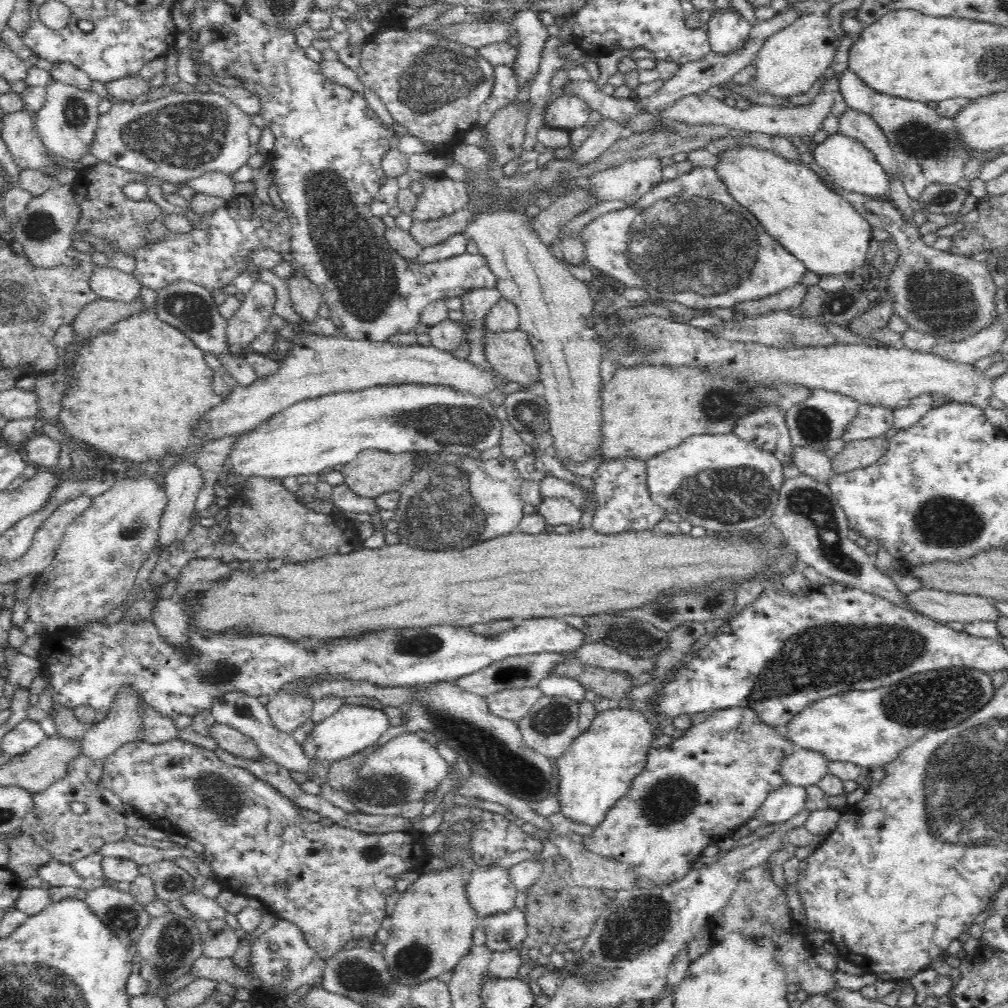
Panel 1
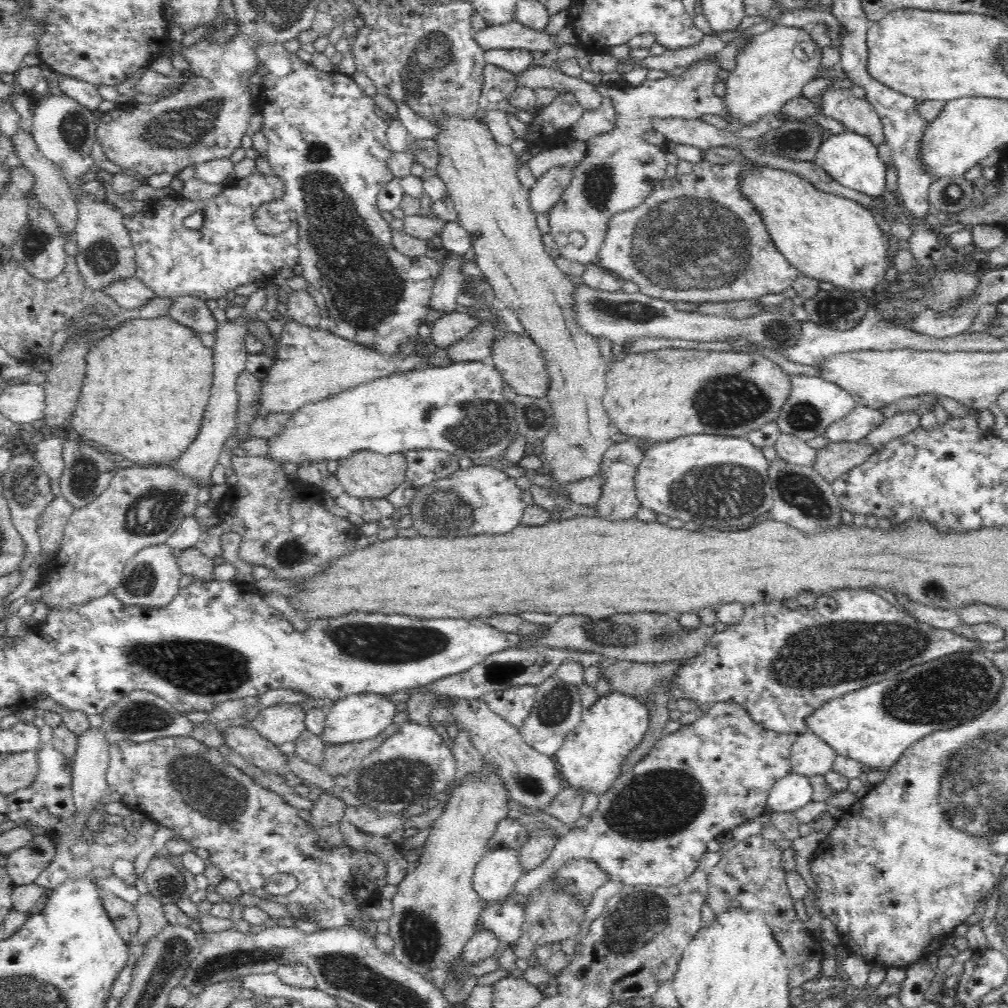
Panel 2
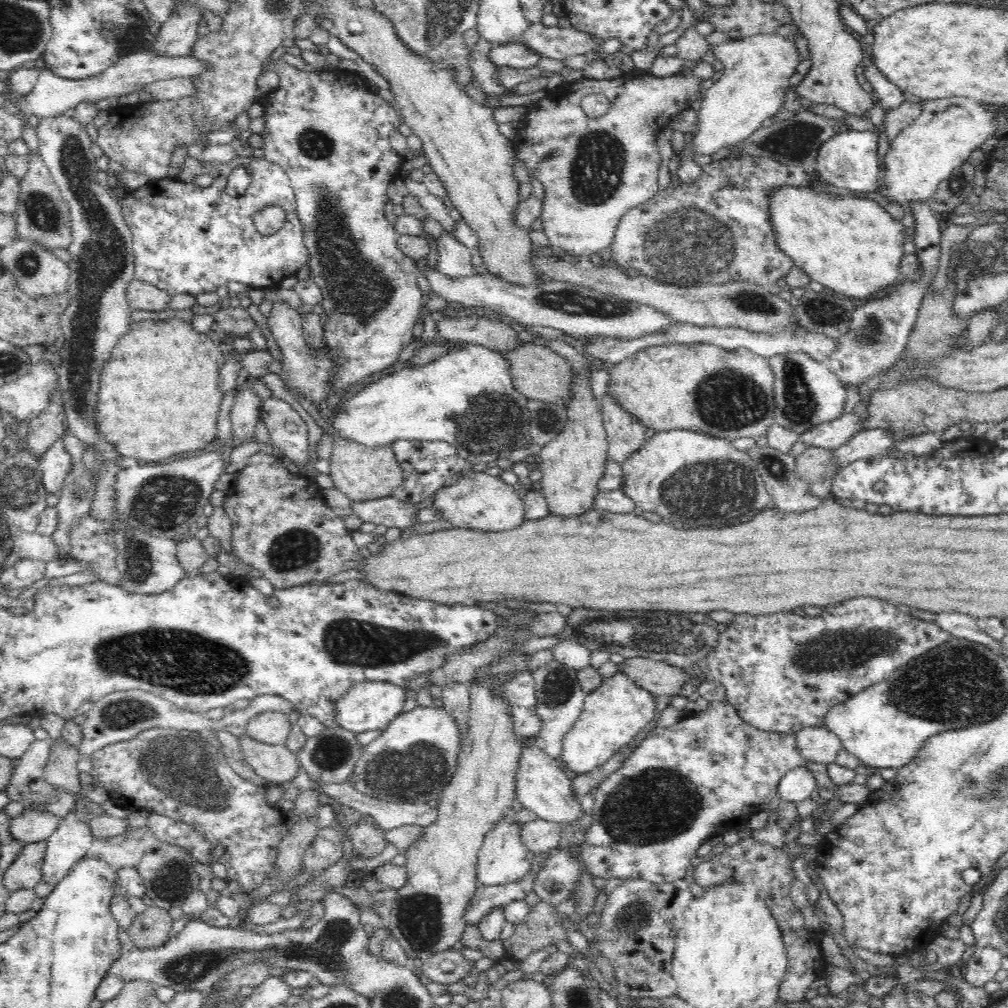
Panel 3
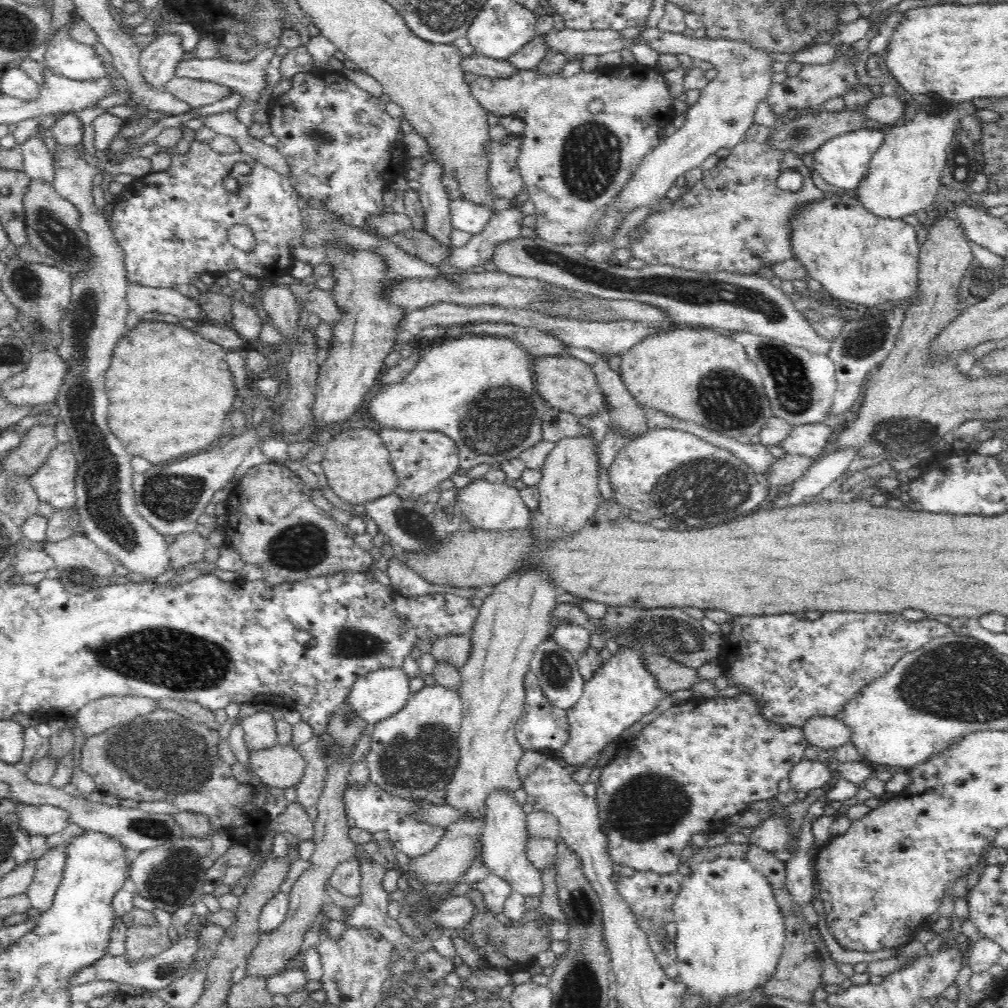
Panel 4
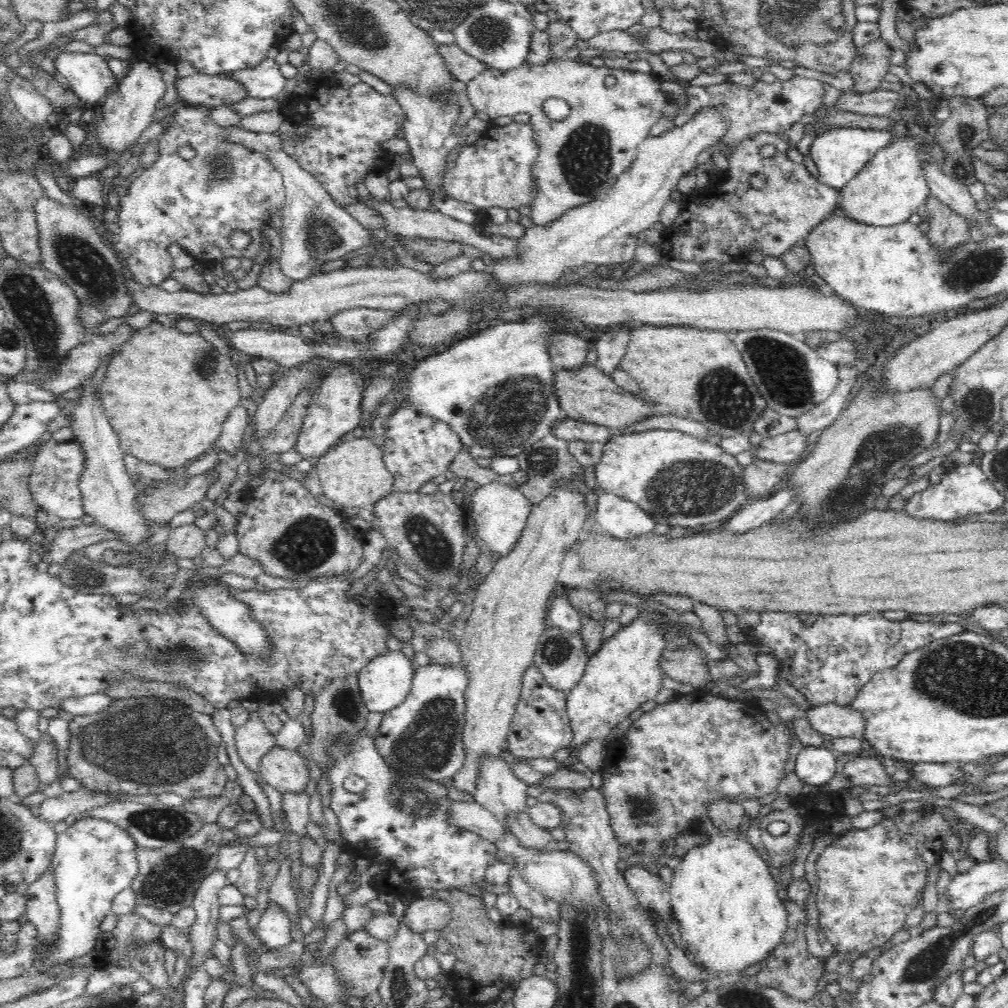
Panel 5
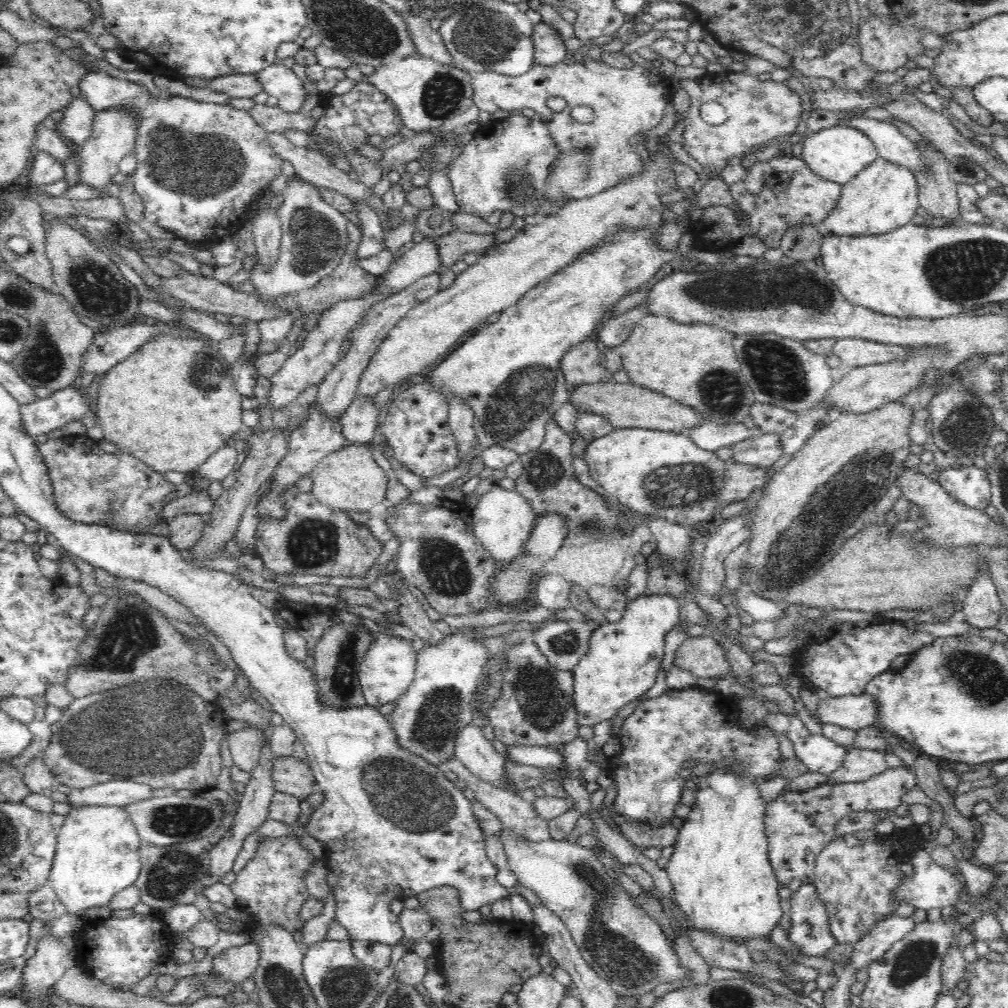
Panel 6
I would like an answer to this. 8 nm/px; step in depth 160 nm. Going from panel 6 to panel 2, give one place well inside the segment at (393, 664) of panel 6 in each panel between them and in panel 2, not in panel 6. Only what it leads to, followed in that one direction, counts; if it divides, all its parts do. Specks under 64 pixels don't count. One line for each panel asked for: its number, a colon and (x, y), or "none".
2: (353, 719)
3: (368, 706)
4: (377, 696)
5: (386, 683)

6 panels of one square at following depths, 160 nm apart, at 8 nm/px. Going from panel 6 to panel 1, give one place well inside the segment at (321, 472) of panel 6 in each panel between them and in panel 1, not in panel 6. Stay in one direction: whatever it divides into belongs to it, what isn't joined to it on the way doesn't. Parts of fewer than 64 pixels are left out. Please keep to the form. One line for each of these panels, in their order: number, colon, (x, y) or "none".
1: (374, 472)
2: (365, 474)
3: (361, 473)
4: (356, 463)
5: (353, 473)

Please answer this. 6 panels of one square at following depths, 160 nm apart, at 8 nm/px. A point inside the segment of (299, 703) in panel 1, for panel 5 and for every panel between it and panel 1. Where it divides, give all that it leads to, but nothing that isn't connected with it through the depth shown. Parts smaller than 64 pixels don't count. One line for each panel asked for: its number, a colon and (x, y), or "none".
2: (284, 722)
3: (274, 727)
4: (259, 728)
5: (253, 740)

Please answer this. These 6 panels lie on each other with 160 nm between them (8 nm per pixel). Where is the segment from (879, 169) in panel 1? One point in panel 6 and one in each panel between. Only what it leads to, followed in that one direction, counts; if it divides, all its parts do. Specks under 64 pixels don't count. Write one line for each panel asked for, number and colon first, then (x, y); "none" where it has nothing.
2: (852, 161)
3: (850, 160)
4: (843, 162)
5: (841, 154)
6: (836, 154)

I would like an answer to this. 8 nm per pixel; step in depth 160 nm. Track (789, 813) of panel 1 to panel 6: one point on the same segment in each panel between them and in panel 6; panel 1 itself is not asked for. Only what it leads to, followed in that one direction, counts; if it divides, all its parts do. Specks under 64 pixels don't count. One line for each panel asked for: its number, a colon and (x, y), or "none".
2: (792, 792)
3: (797, 785)
4: (807, 775)
5: (817, 766)
6: (818, 754)

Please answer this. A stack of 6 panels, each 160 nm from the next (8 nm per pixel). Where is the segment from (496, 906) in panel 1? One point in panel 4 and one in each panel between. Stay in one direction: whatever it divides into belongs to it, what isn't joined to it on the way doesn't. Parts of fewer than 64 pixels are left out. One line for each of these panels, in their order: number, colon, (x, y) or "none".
2: (496, 874)
3: (503, 858)
4: (503, 844)

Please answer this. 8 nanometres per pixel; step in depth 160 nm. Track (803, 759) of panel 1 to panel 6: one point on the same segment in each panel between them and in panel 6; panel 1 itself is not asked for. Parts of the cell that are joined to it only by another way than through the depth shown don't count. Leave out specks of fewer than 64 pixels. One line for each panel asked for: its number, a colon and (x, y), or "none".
2: (810, 756)
3: (818, 745)
4: (827, 733)
5: (832, 721)
6: (854, 713)

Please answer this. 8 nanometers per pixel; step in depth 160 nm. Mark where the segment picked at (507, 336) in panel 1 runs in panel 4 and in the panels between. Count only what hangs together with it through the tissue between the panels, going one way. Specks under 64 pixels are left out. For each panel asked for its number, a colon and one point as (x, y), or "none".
2: (516, 357)
3: (538, 373)
4: (564, 382)

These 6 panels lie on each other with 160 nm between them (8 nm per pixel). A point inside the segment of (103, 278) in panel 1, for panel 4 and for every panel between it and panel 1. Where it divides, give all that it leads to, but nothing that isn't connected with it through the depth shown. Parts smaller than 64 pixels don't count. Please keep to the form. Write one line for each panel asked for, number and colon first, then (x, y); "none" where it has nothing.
2: (129, 293)
3: (140, 296)
4: (141, 299)

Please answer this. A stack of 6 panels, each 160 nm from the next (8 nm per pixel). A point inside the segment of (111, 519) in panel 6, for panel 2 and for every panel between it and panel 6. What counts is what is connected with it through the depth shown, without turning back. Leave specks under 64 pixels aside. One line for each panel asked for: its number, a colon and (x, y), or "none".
2: (49, 453)
3: (55, 463)
4: (54, 481)
5: (53, 483)

